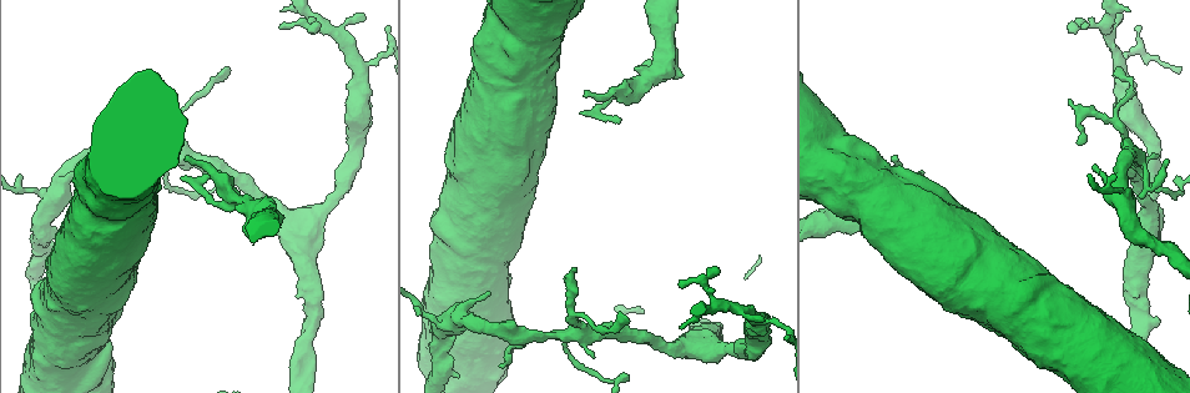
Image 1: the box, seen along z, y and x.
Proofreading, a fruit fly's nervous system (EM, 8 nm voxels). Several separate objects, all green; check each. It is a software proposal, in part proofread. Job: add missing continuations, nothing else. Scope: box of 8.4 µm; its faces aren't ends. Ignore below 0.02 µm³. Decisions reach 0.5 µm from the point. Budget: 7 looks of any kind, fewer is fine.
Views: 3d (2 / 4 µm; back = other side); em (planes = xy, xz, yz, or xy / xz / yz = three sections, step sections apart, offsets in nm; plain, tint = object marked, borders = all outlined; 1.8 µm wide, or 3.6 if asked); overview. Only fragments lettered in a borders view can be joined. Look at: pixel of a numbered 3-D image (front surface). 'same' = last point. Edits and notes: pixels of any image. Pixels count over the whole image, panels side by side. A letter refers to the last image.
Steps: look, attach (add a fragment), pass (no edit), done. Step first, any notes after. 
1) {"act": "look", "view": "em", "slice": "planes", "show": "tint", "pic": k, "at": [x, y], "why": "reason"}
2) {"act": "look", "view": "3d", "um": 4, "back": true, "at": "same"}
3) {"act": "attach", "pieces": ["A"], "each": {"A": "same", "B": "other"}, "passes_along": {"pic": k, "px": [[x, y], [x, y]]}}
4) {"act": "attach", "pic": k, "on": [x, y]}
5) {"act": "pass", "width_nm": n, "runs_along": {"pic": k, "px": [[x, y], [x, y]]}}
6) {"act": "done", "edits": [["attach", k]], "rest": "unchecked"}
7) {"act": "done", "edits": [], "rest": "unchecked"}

{"act": "look", "view": "em", "slice": "xy", "step": 16, "show": "tint", "pic": 1, "at": [226, 69], "why": "free end"}

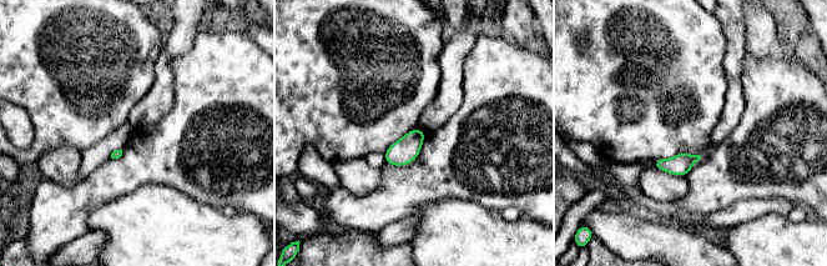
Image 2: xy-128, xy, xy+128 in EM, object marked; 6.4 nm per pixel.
{"act": "look", "view": "em", "slice": "planes", "show": "borders", "at": "same"}

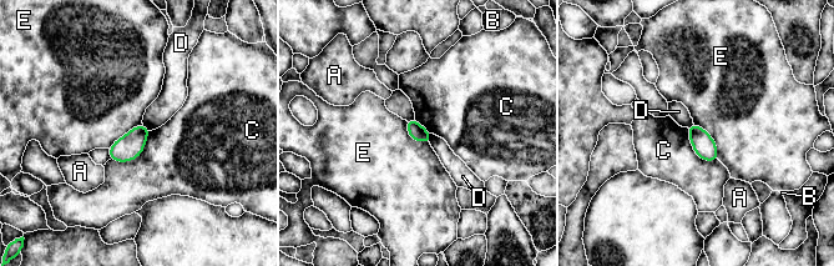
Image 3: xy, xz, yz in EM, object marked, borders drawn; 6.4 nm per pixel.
{"act": "pass", "each": {"A": "other", "B": "other", "C": "other", "D": "other", "E": "other"}, "border": {"pic": 3, "px": [[693, 123], [712, 137], [719, 160]]}, "found": "none of them fits"}

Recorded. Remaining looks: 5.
{"act": "look", "view": "3d", "um": 2, "back": true, "pic": 1, "at": [593, 358]}

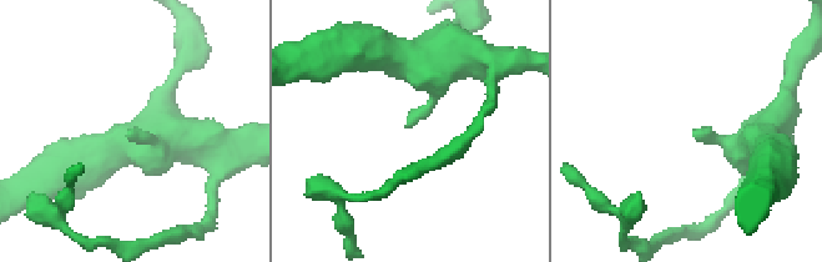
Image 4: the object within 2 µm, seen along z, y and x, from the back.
{"act": "look", "view": "em", "slice": "xy", "step": 4, "show": "borders", "pic": 4, "at": [697, 140]}

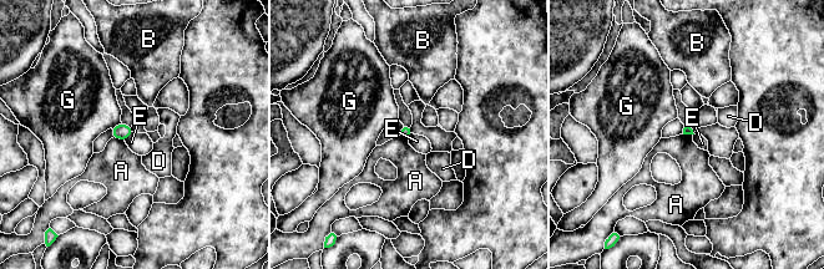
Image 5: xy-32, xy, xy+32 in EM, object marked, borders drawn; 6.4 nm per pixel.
{"act": "pass", "each": {"A": "other", "B": "other", "D": "other", "E": "other", "G": "other"}, "found": "none of them fits"}

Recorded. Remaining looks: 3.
{"act": "look", "view": "em", "slice": "planes", "show": "borders", "pic": 1, "at": [1077, 144], "why": "free end"}

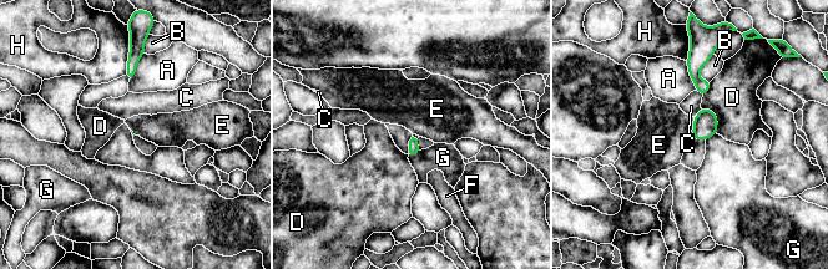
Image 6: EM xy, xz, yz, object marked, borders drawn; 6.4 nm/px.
{"act": "pass", "each": {"A": "other", "B": "other", "C": "other", "D": "other", "E": "other", "F": "other", "G": "other", "H": "other"}, "found": "none of them fits"}

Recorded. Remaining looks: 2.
{"act": "done", "edits": [], "rest": "unchecked"}

